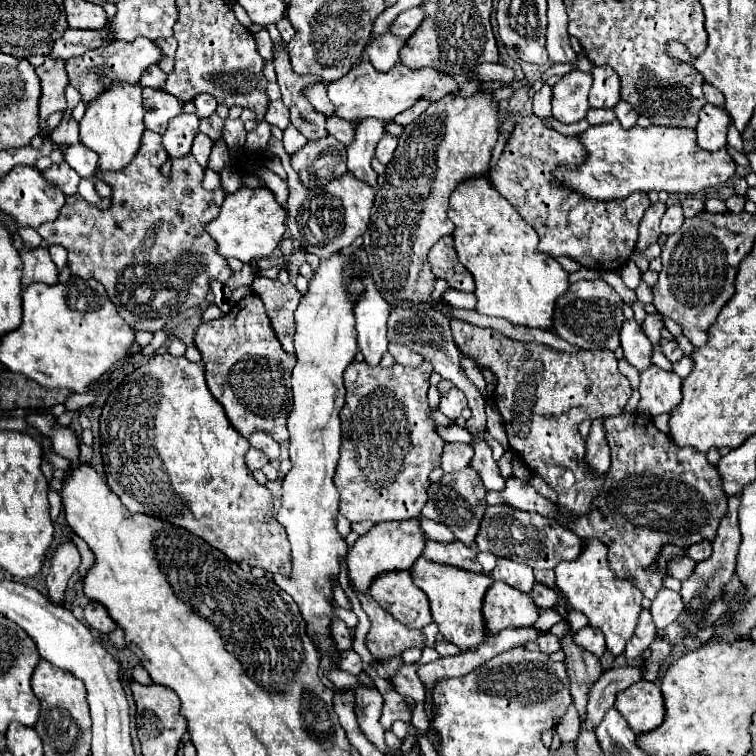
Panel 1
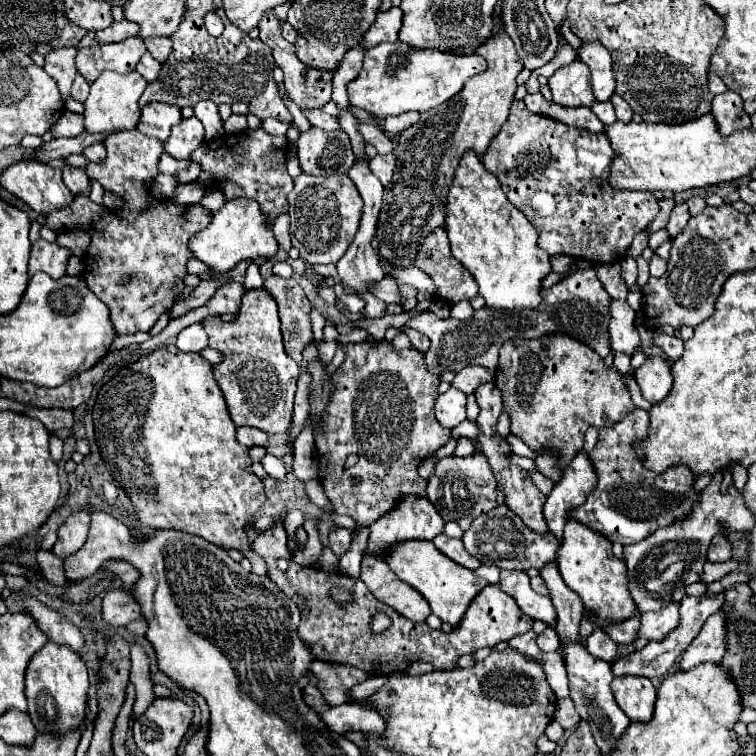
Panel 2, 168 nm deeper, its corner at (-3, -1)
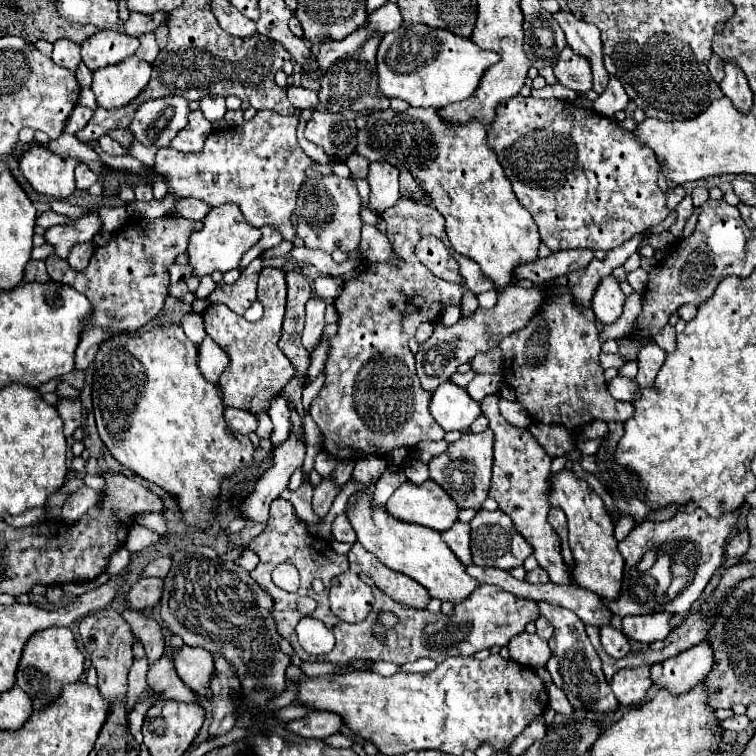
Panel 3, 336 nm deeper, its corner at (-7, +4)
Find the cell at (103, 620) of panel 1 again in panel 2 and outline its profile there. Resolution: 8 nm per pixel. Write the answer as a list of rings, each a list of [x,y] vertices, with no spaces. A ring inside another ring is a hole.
[[[112,590],[102,600],[102,620],[108,626],[126,626],[128,622],[140,618],[138,604],[134,604],[134,598],[130,598],[124,590]]]

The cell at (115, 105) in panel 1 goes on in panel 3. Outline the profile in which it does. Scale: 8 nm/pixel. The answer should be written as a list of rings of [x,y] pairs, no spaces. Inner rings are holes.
[[[130,55],[120,63],[96,69],[92,91],[98,105],[104,109],[118,109],[128,105],[148,85],[150,73],[152,65],[138,59],[136,55]]]

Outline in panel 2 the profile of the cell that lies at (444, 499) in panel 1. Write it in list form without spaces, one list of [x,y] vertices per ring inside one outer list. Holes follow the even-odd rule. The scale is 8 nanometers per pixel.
[[[476,452],[470,458],[448,456],[436,462],[436,474],[428,478],[426,496],[446,522],[454,520],[466,532],[474,518],[496,506],[496,478],[482,452]]]

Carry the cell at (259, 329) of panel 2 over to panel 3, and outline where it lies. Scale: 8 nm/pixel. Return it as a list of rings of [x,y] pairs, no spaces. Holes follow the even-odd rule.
[[[264,267],[258,279],[258,301],[264,305],[264,317],[256,323],[248,323],[242,315],[234,313],[226,305],[212,303],[206,307],[204,327],[206,333],[228,353],[230,365],[222,371],[218,389],[222,391],[222,399],[226,405],[258,413],[266,411],[270,405],[270,397],[274,393],[282,393],[286,381],[294,377],[294,367],[290,359],[278,349],[278,337],[282,331],[284,319],[284,305],[286,305],[286,273],[282,269]]]

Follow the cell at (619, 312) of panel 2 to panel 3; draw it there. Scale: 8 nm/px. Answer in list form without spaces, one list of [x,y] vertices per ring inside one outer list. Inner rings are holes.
[[[606,275],[600,279],[594,297],[592,297],[592,311],[602,323],[614,323],[622,315],[626,295],[620,291],[620,285],[614,275]]]

